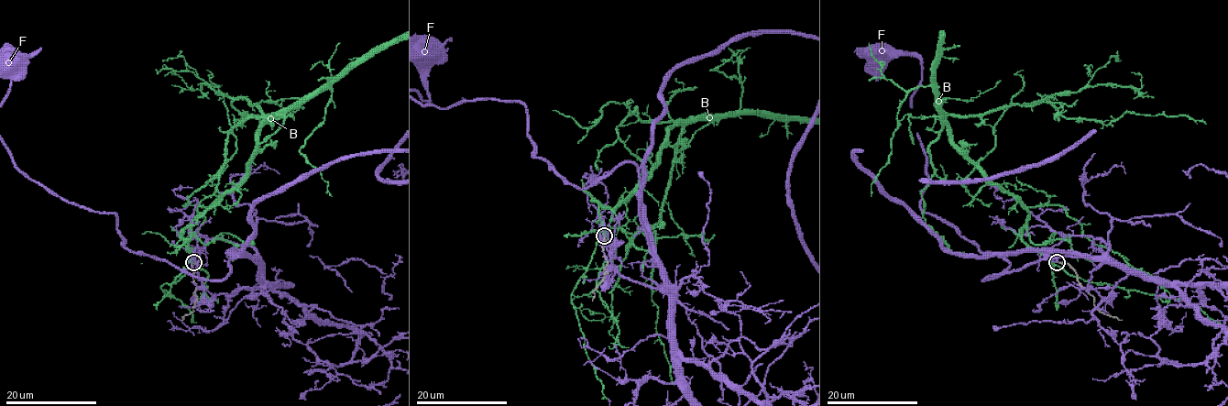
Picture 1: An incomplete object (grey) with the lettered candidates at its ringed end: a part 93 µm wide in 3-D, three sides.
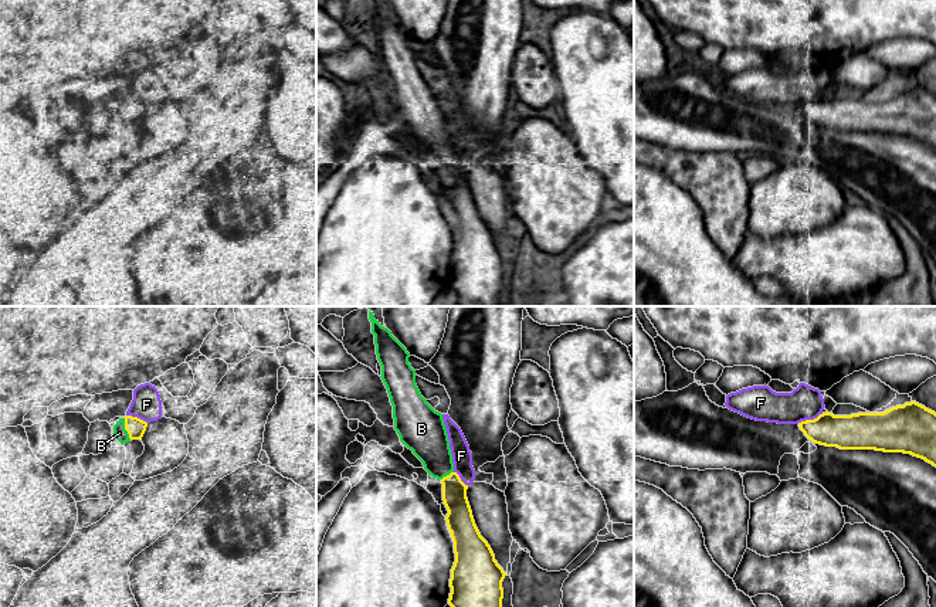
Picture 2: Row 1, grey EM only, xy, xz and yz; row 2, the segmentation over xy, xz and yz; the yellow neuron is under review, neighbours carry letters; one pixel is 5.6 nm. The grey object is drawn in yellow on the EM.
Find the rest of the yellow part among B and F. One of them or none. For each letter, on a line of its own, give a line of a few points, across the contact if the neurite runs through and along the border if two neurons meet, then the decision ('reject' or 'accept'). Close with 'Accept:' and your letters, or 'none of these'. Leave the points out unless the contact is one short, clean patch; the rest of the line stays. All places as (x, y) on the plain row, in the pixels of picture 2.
B: accept
F: reject
Accept: B

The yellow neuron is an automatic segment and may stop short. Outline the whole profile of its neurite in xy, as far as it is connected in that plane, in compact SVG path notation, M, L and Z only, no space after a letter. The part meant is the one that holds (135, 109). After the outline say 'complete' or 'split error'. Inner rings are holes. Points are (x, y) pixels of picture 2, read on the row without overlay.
M132 98L119 101L113 108L113 119L121 125L126 126L132 122L142 122L146 113L147 105Z; split error

